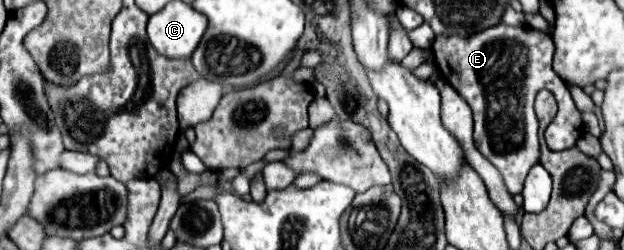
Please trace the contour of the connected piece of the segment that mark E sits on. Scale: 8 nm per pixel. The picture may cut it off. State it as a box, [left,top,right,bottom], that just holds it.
[432,23,582,195]

